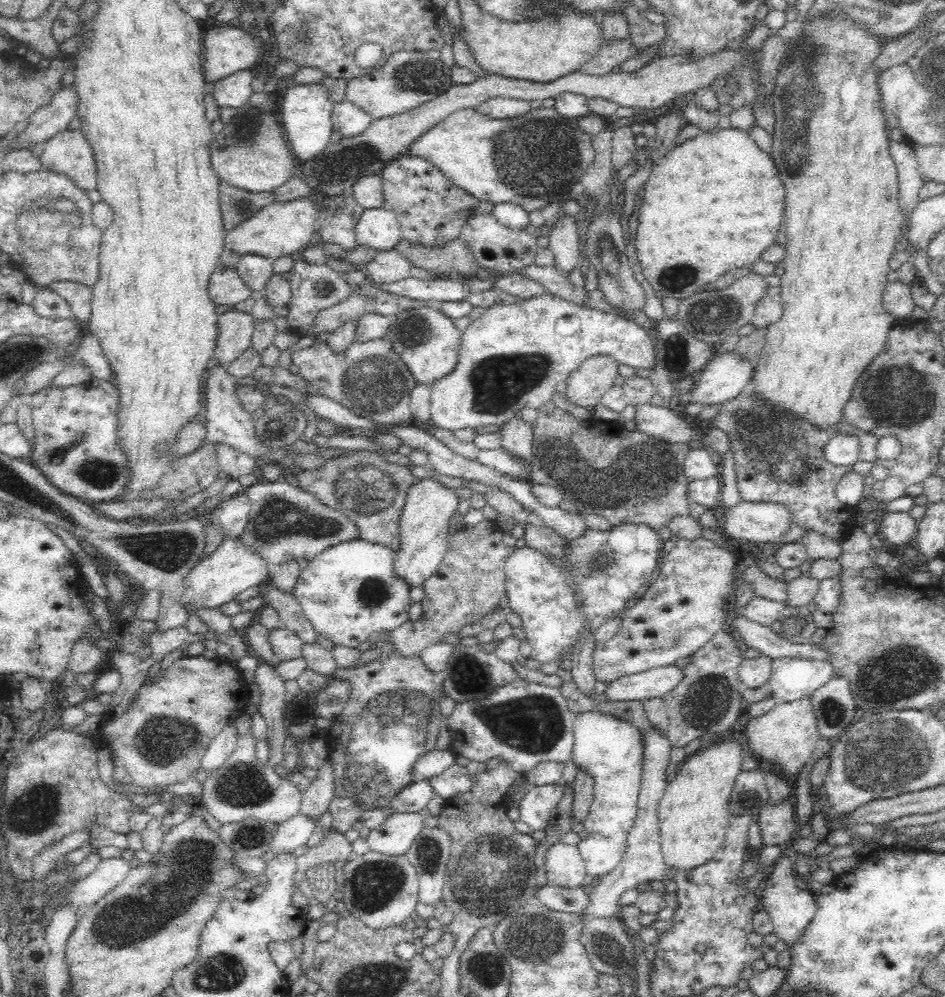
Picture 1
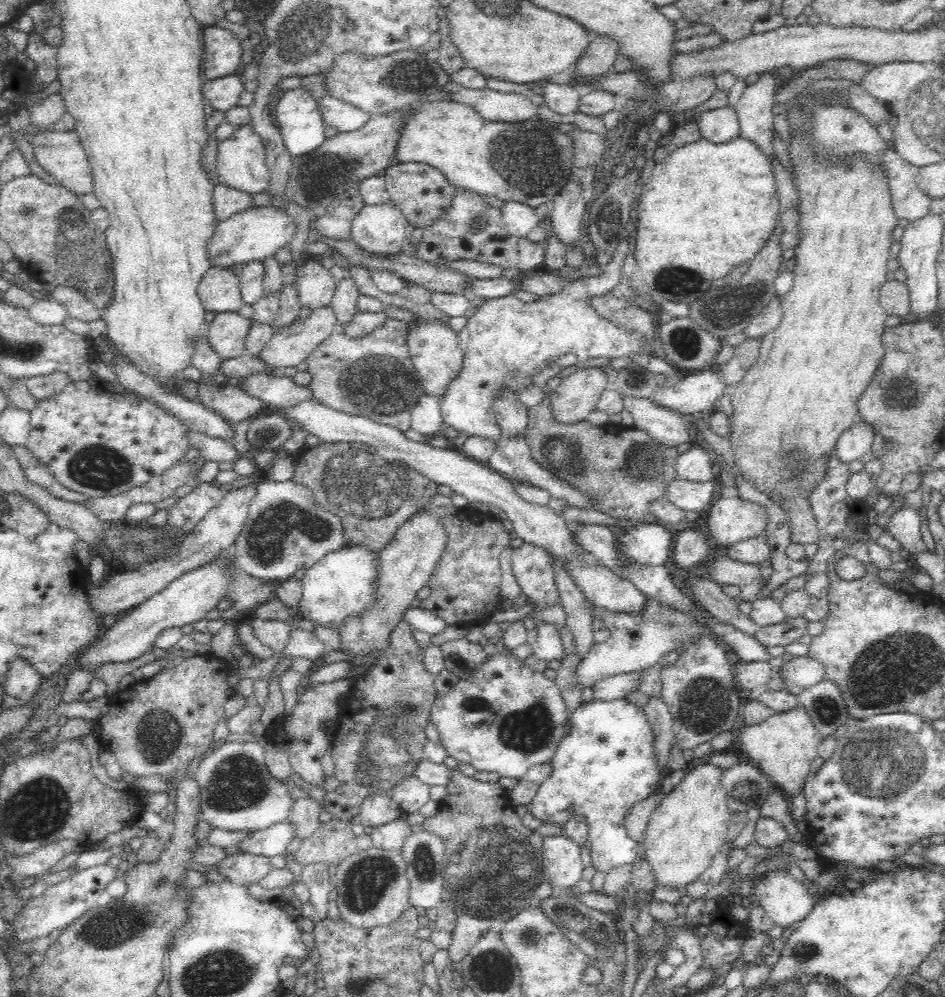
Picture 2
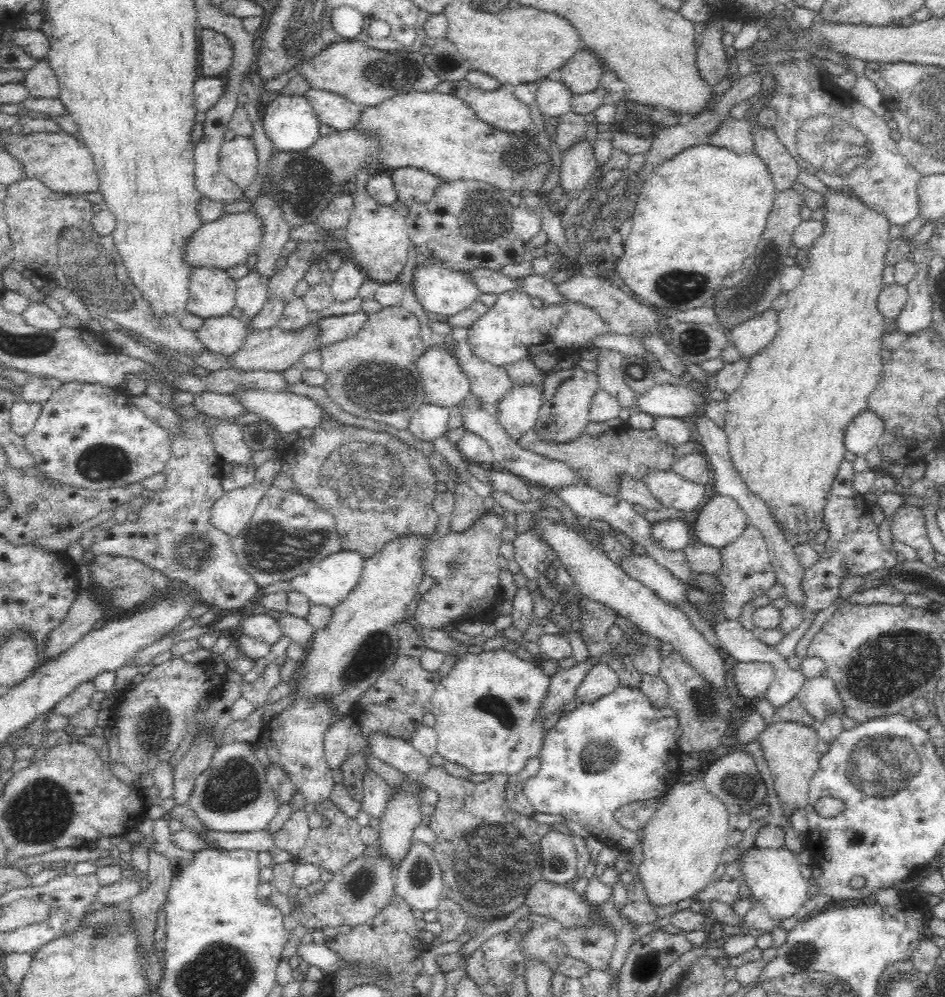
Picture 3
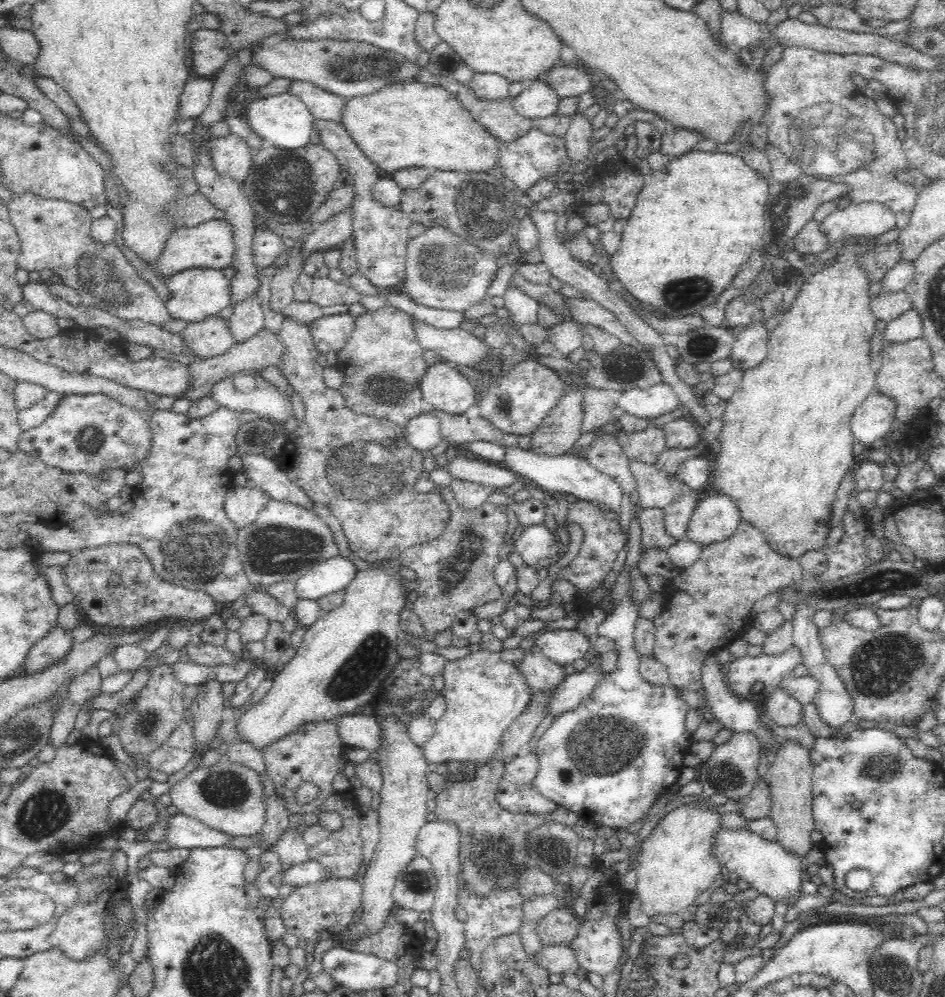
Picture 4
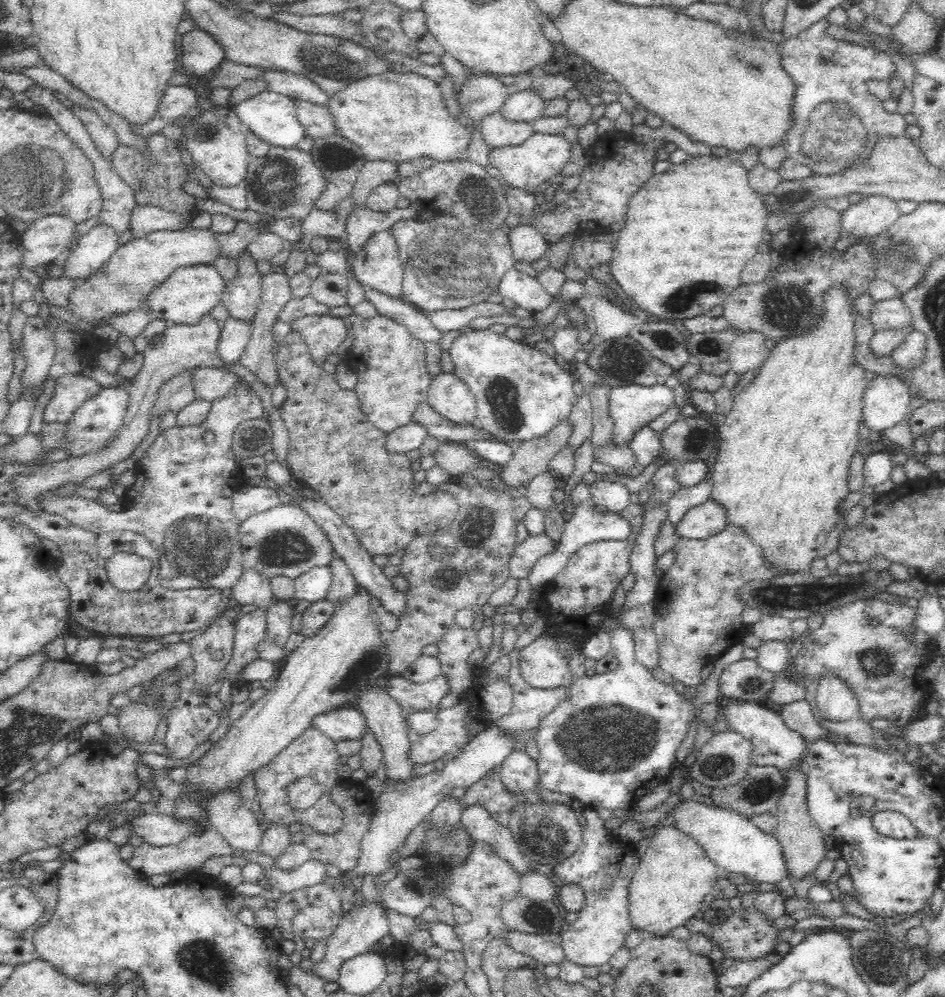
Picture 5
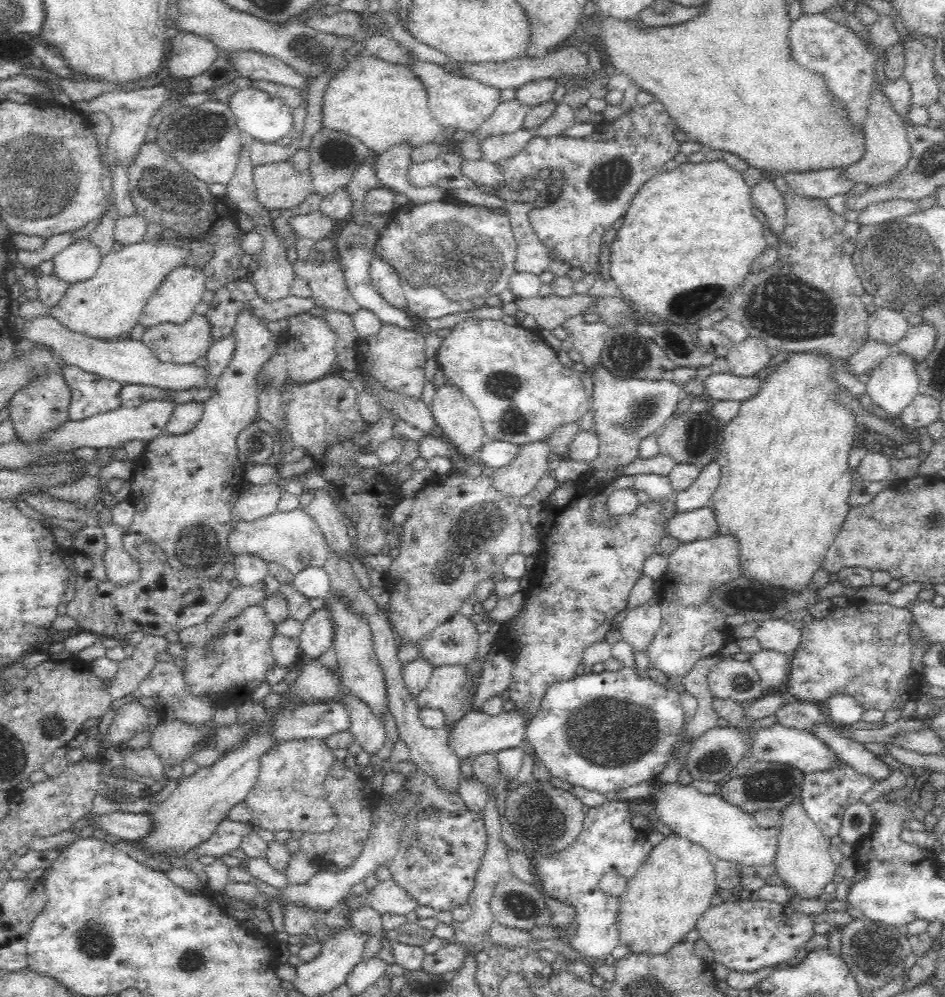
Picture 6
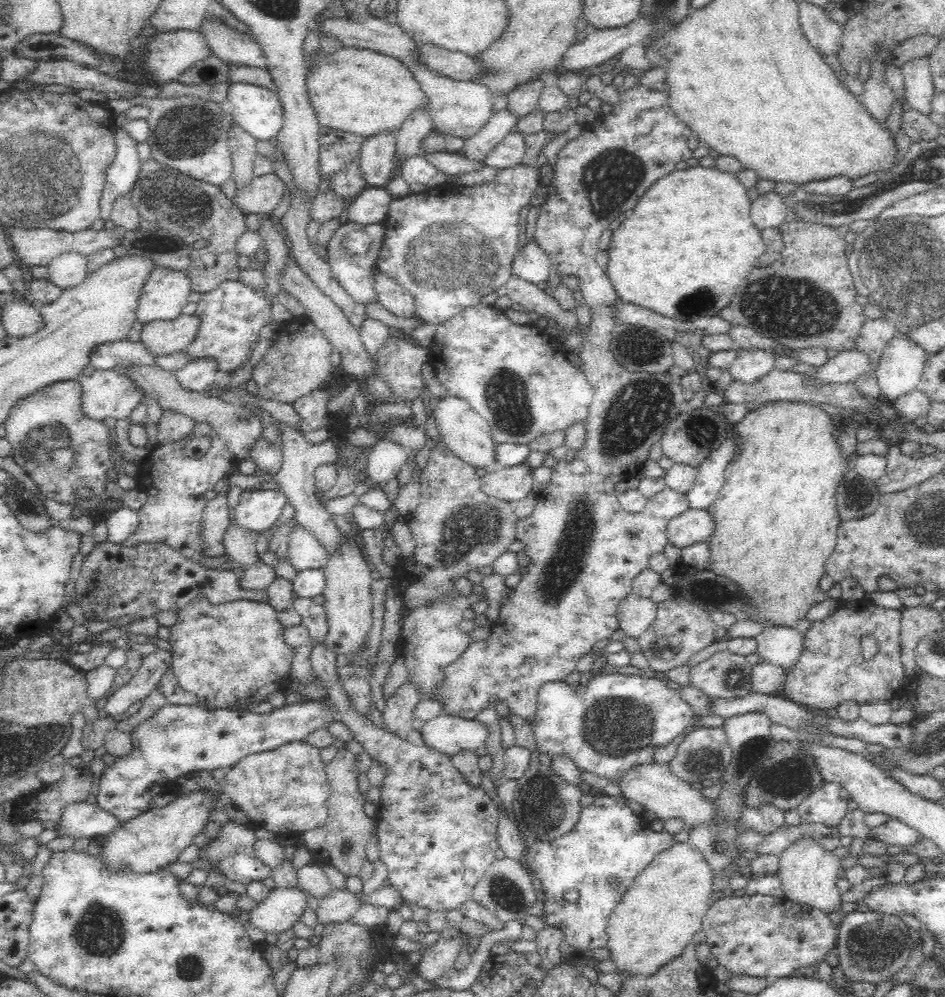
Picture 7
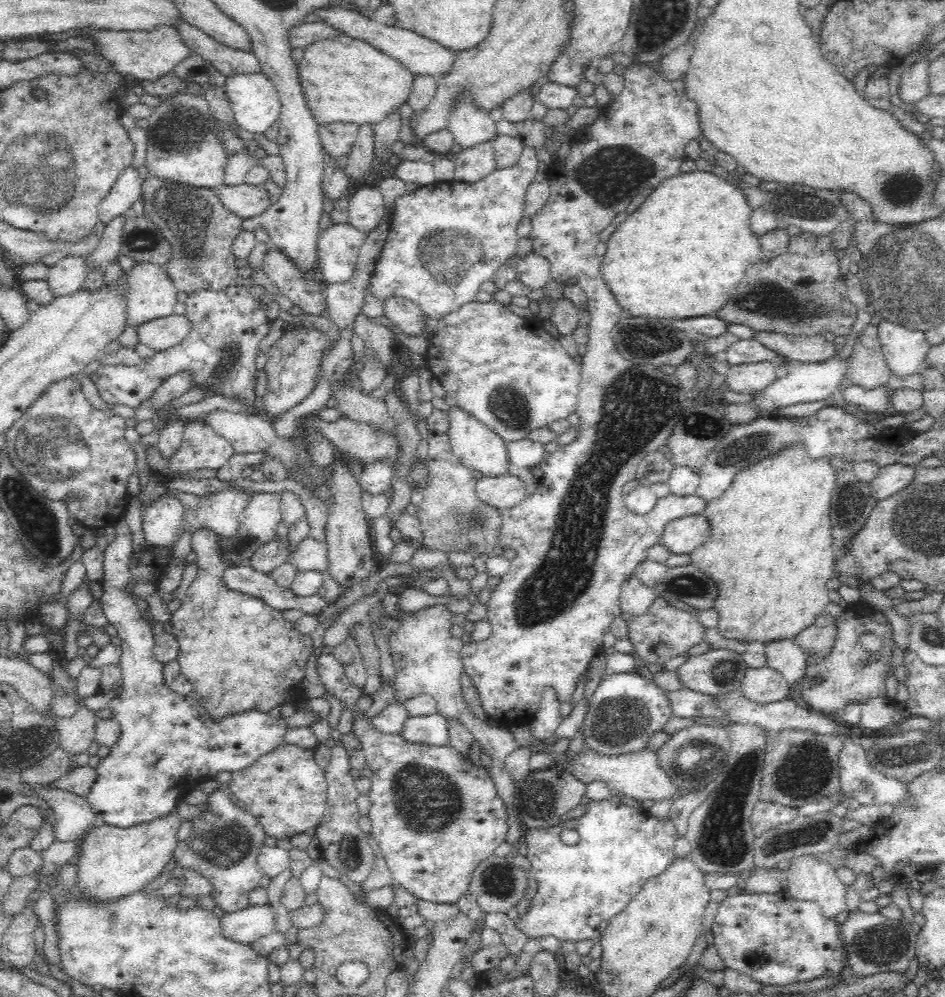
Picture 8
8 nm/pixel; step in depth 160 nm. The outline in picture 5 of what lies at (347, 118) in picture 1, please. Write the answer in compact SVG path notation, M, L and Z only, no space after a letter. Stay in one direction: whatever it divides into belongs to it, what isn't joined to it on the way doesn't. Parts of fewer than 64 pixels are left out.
M263 69L261 78L268 83L270 91L283 94L292 99L300 99L320 106L327 106L329 102L329 94L308 77Z

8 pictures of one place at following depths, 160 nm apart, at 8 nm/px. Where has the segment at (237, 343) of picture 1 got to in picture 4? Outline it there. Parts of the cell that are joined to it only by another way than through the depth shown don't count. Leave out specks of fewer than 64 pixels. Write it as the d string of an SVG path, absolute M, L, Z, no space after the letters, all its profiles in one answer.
M219 315L206 317L200 322L189 322L181 335L191 354L200 359L224 354L235 342L227 321Z

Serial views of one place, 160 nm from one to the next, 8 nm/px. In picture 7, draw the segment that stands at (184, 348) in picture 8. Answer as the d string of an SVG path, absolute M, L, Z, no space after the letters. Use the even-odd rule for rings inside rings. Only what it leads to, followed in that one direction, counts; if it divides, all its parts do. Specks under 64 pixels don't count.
M228 280L221 282L214 290L202 293L197 300L197 309L195 315L201 320L199 331L187 351L198 358L212 358L218 363L218 369L222 372L233 372L249 358L254 349L255 343L259 339L260 330L265 324L273 322L271 318L272 306L278 302L273 295L269 295L264 290L244 285L237 280ZM92 365L84 366L76 382L82 388L81 412L89 420L99 422L107 419L129 419L132 411L138 403L142 403L143 390L140 389L126 373L115 370L95 370Z

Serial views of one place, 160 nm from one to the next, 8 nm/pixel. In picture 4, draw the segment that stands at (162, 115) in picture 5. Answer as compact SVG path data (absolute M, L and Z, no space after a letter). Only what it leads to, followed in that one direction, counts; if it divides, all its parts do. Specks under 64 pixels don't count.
M208 77L192 78L184 85L183 93L179 98L178 122L187 118L196 118L208 106L213 91L213 79Z

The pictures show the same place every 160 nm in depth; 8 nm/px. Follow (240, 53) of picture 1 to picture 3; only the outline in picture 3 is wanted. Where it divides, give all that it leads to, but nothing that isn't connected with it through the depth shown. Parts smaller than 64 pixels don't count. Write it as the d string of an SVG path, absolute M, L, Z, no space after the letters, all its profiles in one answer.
M210 28L200 30L200 34L200 76L224 76L232 64L235 51L232 43L224 34L216 33L216 30Z

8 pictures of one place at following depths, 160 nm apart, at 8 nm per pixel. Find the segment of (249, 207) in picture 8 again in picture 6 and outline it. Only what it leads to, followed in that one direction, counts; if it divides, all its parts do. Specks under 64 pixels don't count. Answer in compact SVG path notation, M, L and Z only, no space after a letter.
M289 158L252 167L256 201L264 209L294 208L312 193L312 175L309 171L298 171Z

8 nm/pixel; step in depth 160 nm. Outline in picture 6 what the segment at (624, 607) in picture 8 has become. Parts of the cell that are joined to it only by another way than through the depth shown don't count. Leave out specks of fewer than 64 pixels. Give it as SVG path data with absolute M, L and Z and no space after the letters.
M657 598L645 605L628 609L626 618L620 623L622 638L635 650L647 652L656 632L661 627L661 608Z

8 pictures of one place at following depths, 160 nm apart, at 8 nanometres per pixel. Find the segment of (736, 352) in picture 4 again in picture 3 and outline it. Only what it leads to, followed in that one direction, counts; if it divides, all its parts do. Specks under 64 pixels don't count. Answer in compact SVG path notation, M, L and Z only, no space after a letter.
M770 307L732 329L730 343L736 345L742 354L741 358L754 356L776 336L779 329L778 317L779 312Z

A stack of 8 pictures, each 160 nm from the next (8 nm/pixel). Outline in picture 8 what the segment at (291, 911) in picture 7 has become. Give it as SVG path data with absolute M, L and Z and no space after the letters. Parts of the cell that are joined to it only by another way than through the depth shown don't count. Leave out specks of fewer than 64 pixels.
M269 903L248 906L245 910L226 913L222 918L222 931L224 937L252 946L259 939L274 933L276 917Z

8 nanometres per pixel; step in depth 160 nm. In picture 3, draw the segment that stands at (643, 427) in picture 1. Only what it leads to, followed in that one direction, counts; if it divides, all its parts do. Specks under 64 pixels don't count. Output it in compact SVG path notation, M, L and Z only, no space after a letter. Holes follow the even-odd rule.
M603 349L597 359L598 370L596 374L598 375L600 388L616 398L621 409L628 409L632 413L638 411L638 405L636 405L637 395L624 381L622 360L623 356L620 353ZM656 417L652 430L661 442L674 448L697 439L693 424L687 418Z

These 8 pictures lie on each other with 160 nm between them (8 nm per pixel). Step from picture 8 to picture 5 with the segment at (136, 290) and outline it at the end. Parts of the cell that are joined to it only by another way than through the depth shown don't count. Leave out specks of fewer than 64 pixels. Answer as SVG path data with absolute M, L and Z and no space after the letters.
M214 265L185 266L174 270L164 281L155 286L149 294L149 313L169 324L196 324L200 319L221 304L227 281L218 273Z

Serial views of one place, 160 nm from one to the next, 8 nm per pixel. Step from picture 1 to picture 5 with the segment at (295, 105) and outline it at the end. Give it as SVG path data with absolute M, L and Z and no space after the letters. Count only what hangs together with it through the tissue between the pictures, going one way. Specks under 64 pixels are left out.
M266 91L232 106L240 122L269 145L292 149L306 136L306 130L297 117L293 99L274 91Z

